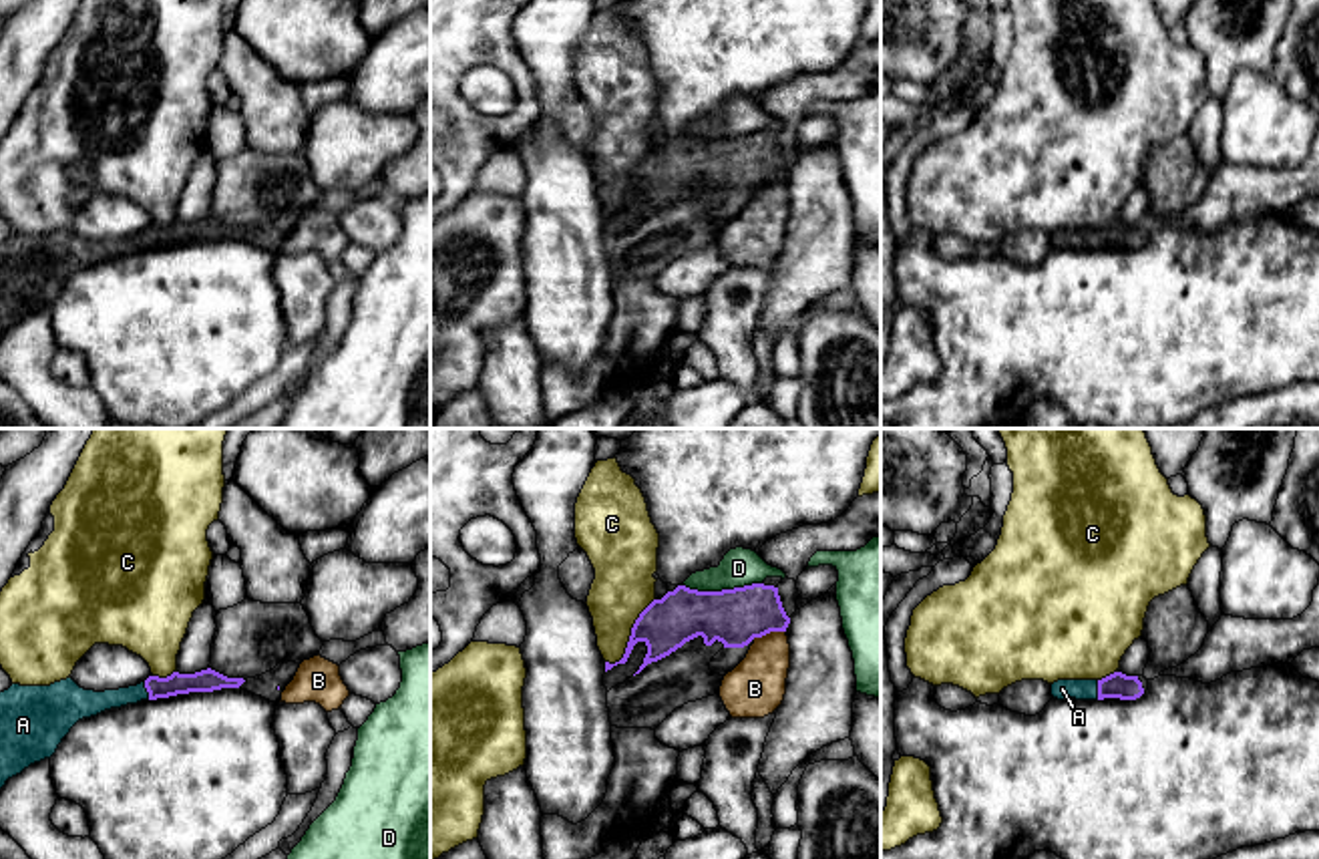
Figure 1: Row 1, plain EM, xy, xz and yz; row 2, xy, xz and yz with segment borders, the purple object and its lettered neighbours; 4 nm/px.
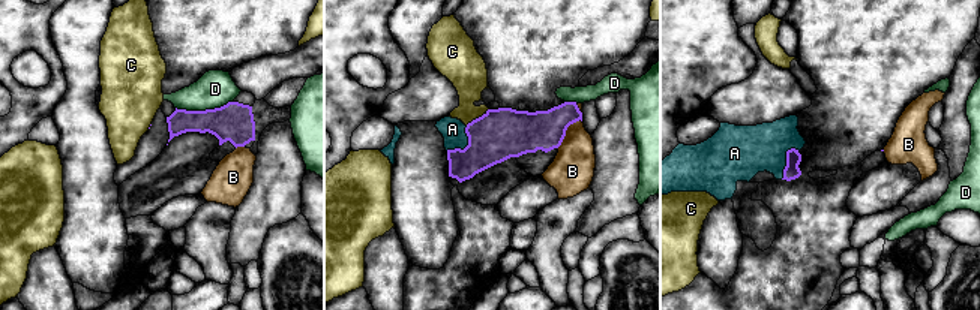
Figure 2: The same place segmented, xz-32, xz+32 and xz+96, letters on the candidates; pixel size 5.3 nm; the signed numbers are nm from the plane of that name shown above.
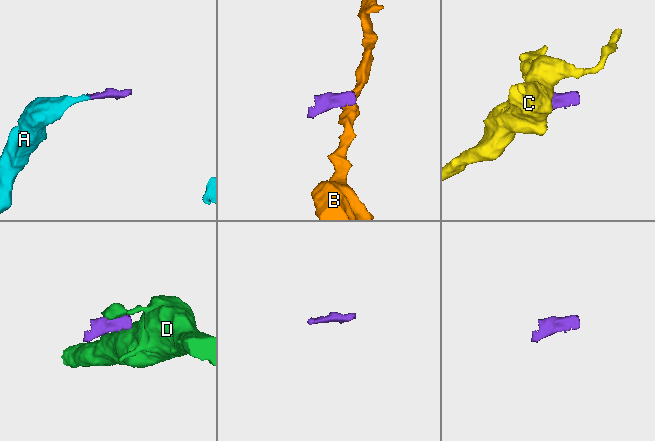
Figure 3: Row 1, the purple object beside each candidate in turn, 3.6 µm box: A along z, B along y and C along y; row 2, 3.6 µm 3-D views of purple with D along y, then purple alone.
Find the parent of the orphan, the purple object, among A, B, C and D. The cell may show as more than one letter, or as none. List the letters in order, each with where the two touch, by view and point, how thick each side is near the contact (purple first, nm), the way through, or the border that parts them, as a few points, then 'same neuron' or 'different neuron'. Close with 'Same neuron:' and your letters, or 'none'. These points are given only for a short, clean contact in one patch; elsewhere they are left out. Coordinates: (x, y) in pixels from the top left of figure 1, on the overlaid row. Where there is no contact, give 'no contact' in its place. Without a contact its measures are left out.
A: yz (1098, 691) | 100/80 nm | across yz (1116, 684), (1098, 691), (1062, 689) | same neuron
B: xz (769, 632) | 220/240 nm | along xz (785, 630), (752, 638) | different neuron
C: xz (630, 636) | 220/240 nm | along xz (654, 598), (636, 620), (626, 652), (618, 660), (606, 662) | different neuron
D: xz (722, 590) | 220/150 nm | along xz (761, 582), (720, 590), (690, 590), (684, 586) | different neuron
Same neuron: A

